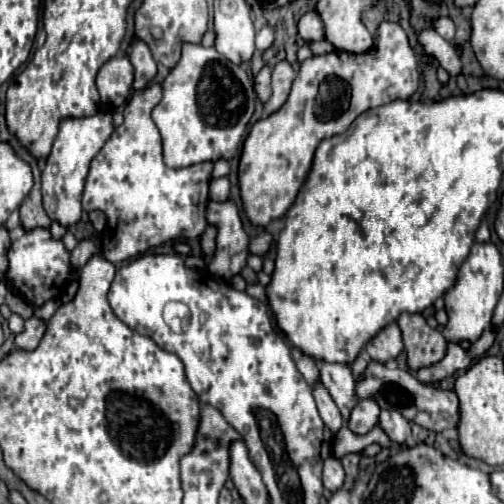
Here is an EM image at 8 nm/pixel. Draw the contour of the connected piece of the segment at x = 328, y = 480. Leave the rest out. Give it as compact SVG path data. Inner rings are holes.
M327 457L323 463L323 487L331 493L339 491L345 483L345 471L339 459L335 457Z

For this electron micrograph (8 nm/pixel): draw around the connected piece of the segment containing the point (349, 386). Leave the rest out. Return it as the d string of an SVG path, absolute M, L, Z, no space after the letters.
M319 361L319 375L321 375L323 385L329 389L333 401L341 409L341 415L347 419L349 411L357 405L355 379L353 379L351 367L343 363Z

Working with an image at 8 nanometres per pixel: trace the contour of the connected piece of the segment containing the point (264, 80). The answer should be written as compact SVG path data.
M263 67L263 69L259 71L259 75L255 77L255 91L257 91L257 95L259 95L259 99L261 99L263 103L271 97L269 81L271 81L271 69L269 69L269 67Z

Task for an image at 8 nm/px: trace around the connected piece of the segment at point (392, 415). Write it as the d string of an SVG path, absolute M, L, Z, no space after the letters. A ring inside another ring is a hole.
M381 411L379 425L391 441L405 443L411 437L411 425L399 411Z

